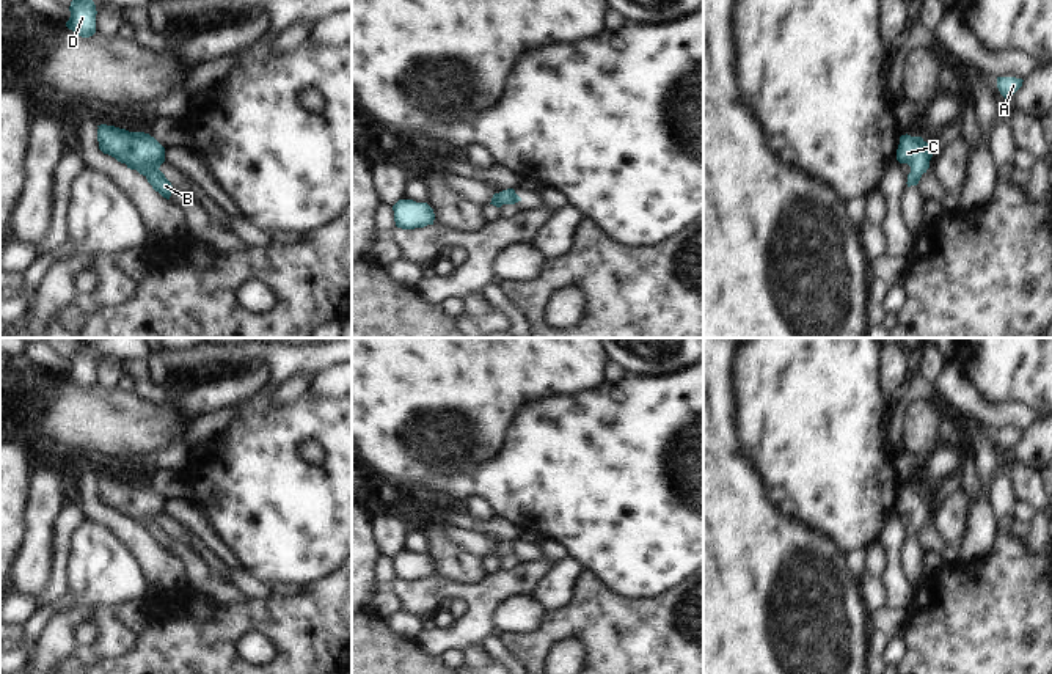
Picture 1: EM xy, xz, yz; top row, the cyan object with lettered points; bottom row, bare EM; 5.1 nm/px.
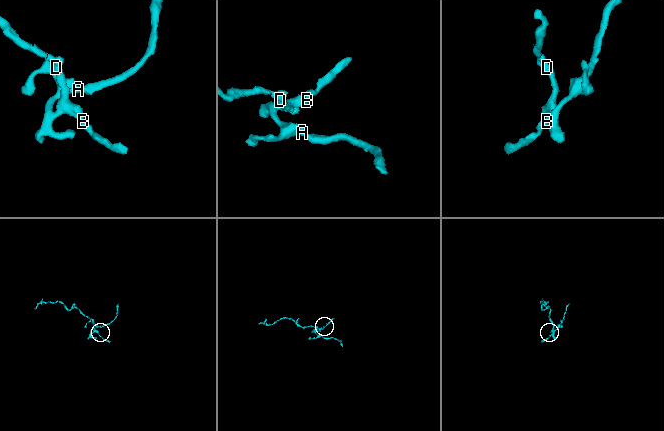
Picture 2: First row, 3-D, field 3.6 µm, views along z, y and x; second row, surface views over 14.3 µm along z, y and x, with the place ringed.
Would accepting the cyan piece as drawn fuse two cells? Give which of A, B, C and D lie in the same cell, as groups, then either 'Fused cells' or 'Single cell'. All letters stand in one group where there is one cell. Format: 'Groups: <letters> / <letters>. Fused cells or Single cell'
Groups: A B C D. Single cell

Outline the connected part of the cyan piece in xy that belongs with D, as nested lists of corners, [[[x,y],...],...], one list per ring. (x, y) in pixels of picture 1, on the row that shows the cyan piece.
[[[72,0],[71,17],[66,27],[82,38],[89,38],[96,33],[96,5],[93,0]]]

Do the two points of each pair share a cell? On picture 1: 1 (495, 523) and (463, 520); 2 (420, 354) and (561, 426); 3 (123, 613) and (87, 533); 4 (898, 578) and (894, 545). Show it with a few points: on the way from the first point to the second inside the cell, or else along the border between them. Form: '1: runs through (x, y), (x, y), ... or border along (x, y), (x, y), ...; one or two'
1: runs through (487, 527), (471, 527); one
2: border along (555, 393), (525, 402), (514, 415), (503, 439); two
3: border along (140, 600), (120, 604), (113, 608); two
4: runs through (894, 571), (894, 553); one

